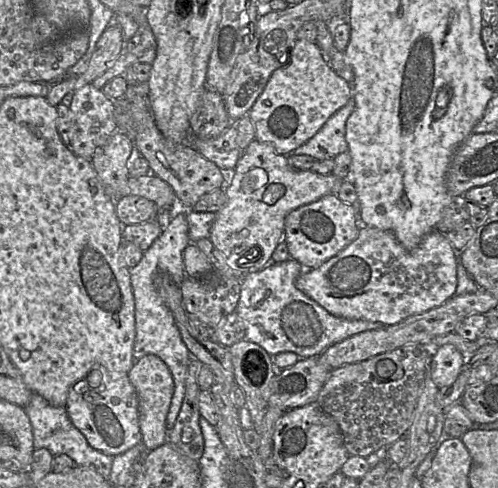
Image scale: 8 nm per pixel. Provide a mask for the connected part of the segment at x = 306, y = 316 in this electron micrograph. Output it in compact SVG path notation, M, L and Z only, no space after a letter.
M290 258L281 263L269 262L264 269L246 275L241 281L241 293L236 309L246 323L247 340L261 346L272 357L292 352L299 359L318 357L329 347L356 334L384 329L381 323L350 320L331 315L318 303L296 288L295 282L305 269Z

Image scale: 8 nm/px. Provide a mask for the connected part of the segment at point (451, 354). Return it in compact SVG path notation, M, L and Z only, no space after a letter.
M446 344L432 350L430 374L433 382L440 389L455 382L467 358L453 345Z

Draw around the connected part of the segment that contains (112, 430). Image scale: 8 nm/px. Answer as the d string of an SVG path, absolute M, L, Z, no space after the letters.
M99 364L94 365L92 370L102 374L101 384L93 388L86 379L77 381L69 389L65 409L73 425L85 436L92 448L114 457L142 442L138 396L128 375L113 378Z

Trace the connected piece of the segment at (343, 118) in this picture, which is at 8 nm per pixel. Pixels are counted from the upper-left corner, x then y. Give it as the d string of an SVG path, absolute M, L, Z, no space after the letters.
M351 98L349 102L334 113L322 128L306 143L295 149L293 155L308 155L316 160L334 159L348 151L346 141L346 122L355 108Z

